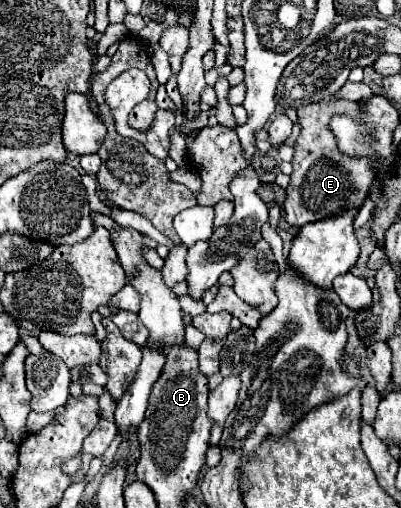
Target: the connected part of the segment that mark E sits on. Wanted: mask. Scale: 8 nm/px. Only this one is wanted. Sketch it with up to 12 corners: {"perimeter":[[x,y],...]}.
{"perimeter":[[359,101],[297,109],[301,135],[283,203],[303,227],[361,211],[377,157],[339,151],[333,115],[363,117]]}

